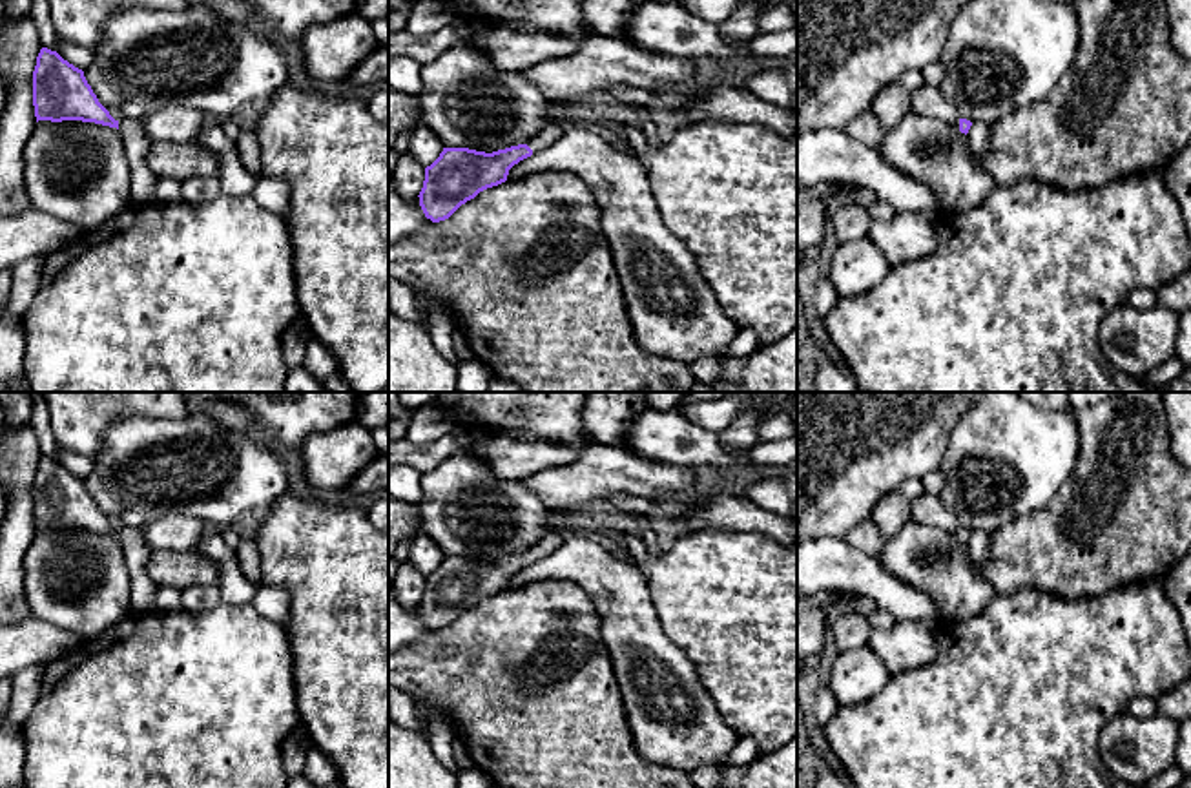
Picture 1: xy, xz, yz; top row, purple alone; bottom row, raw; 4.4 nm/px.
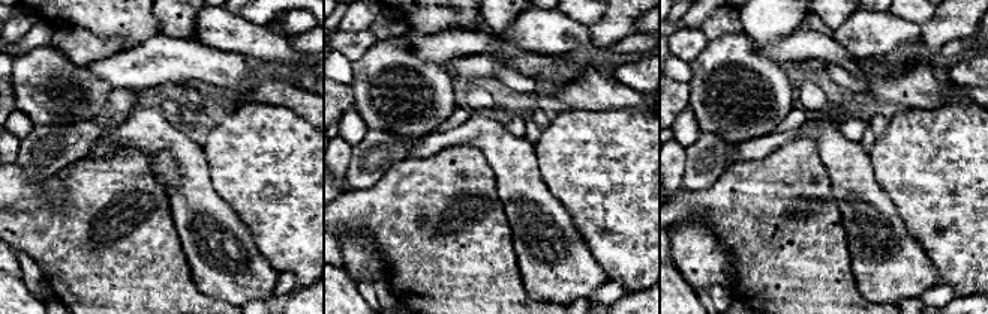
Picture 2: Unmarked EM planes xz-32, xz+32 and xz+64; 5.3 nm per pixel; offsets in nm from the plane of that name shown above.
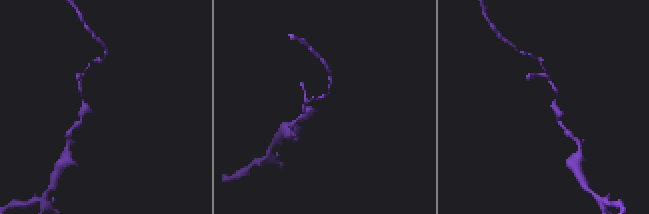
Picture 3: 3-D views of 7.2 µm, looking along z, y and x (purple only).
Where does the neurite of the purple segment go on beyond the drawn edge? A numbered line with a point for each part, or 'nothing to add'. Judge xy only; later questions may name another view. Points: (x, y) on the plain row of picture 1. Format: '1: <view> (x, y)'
1: xy (143, 588)

